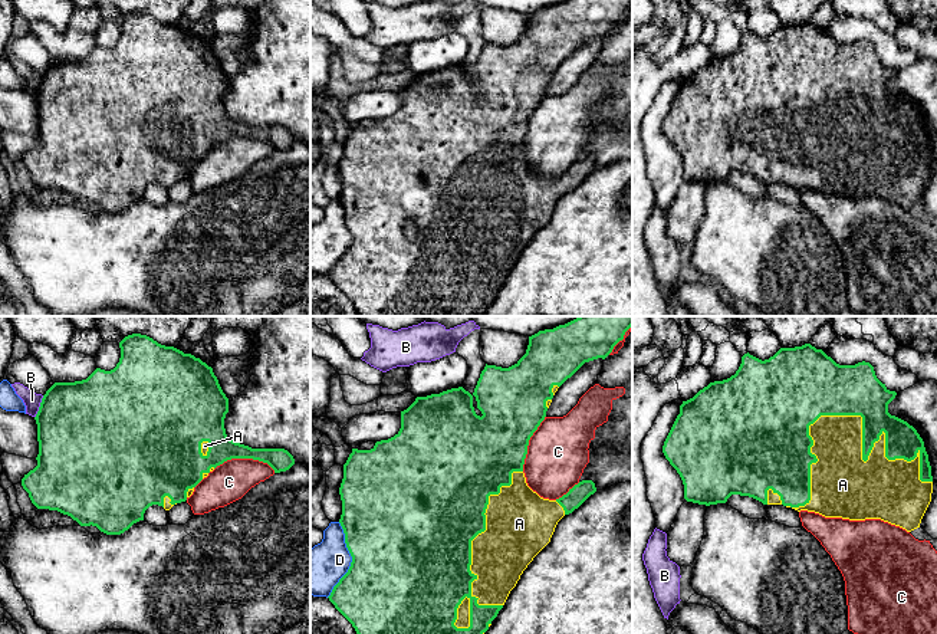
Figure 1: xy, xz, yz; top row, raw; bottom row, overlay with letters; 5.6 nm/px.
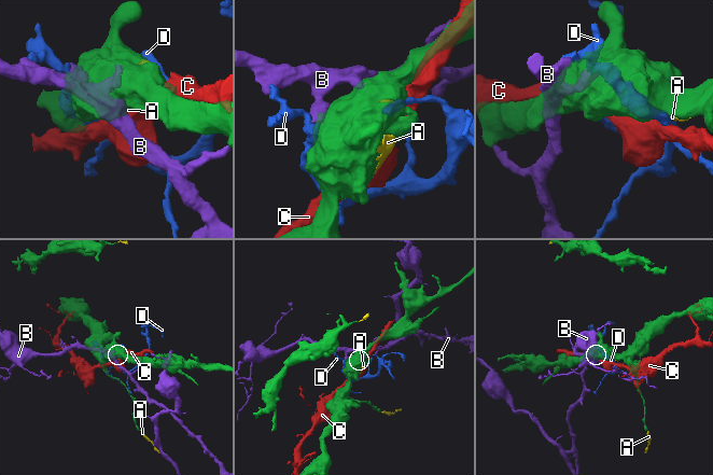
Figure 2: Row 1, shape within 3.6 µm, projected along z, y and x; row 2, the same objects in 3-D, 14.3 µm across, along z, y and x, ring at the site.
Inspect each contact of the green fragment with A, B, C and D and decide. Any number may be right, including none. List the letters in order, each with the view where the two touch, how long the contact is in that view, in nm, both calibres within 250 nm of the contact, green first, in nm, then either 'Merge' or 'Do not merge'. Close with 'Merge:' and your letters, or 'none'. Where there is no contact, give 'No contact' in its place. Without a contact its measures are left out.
A: Touches green in yz. Shared border 800 nm. Thickness 280 nm (green) against 280 nm. Merge
B: Touches green in xy. Shared border 140 nm. Thickness 480 nm (green) against 90 nm. Do not merge
C: Touches green in xy. Shared border 340 nm. Thickness 150 nm (green) against 220 nm. Do not merge
D: Touches green in xz. Shared border 440 nm. Thickness 500 nm (green) against 260 nm. Do not merge
Merge: A

